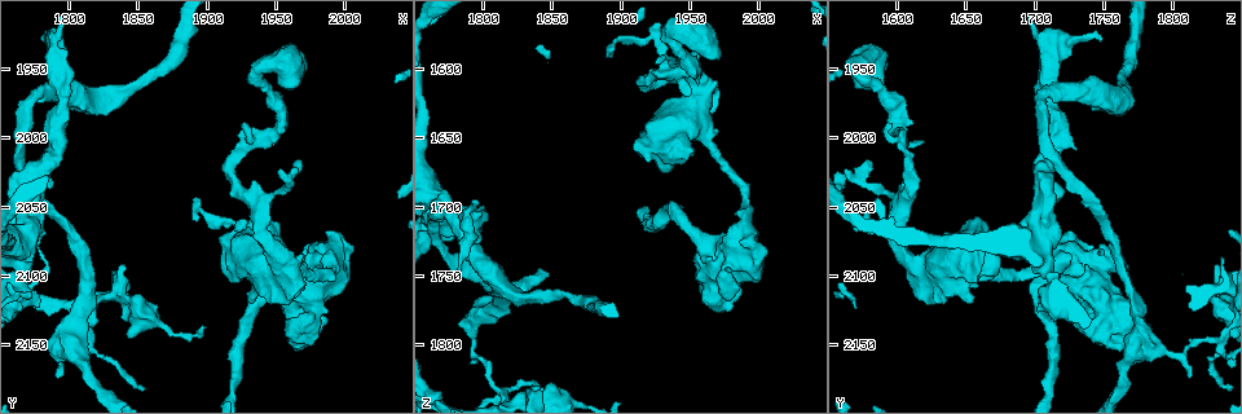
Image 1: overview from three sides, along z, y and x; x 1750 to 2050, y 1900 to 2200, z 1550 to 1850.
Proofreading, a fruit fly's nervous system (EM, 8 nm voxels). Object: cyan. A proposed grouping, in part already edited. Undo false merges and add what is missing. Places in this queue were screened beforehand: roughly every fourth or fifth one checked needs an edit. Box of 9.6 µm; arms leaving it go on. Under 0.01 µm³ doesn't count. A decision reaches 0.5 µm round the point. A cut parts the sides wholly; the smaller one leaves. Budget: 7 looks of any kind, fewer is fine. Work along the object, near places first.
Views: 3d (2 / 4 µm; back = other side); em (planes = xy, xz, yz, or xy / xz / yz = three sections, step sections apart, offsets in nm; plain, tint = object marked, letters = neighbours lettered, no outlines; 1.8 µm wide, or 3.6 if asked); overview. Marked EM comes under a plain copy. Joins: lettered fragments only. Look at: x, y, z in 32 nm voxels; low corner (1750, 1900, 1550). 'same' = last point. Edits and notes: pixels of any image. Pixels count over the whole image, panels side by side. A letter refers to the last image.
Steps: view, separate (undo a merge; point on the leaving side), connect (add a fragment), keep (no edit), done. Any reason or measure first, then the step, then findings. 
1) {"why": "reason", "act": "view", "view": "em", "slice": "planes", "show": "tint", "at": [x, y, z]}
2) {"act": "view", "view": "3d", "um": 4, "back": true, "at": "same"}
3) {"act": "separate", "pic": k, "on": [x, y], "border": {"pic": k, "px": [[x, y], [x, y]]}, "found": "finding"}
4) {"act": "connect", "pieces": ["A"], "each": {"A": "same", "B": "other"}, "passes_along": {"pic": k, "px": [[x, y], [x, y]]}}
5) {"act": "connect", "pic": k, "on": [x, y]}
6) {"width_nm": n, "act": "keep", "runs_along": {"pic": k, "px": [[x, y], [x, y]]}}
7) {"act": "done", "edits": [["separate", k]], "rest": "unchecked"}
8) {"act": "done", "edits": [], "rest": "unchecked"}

{"why": "looks like a crossing", "act": "view", "view": "em", "slice": "planes", "show": "tint", "at": [1794, 1962, 1710]}

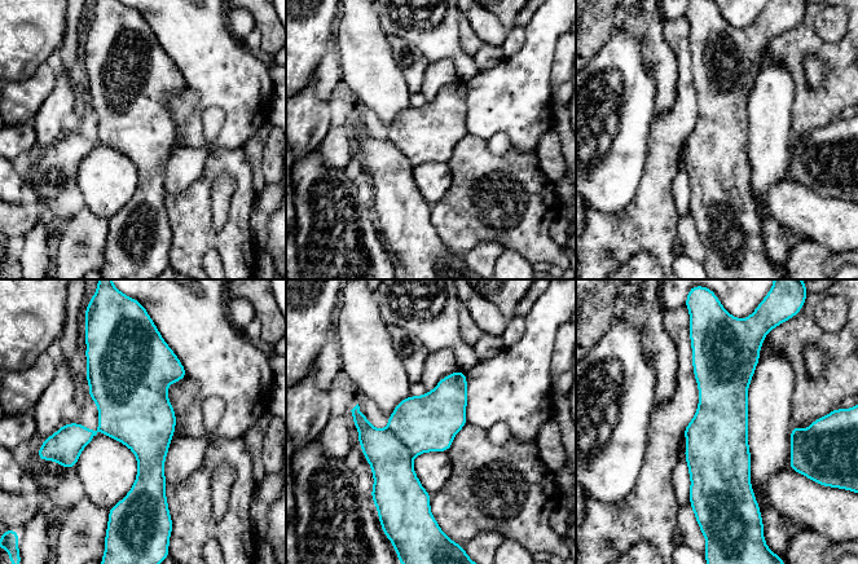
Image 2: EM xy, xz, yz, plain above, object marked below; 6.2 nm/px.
{"why": "what lies round it", "act": "view", "view": "em", "slice": "planes", "show": "letters", "at": "same"}

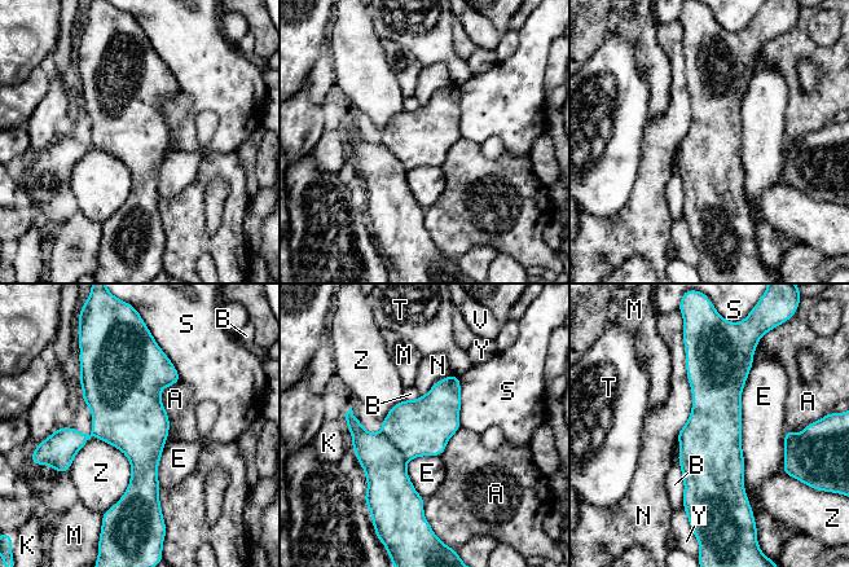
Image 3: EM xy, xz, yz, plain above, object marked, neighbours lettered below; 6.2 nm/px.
{"width_nm": 360, "act": "separate", "pic": 3, "on": [419, 427], "each": {"A": "other", "B": "other", "E": "other", "K": "other", "M": "other", "N": "other", "S": "other", "T": "other", "V": "other", "Y": "other", "Z": "other"}, "border": {"pic": 3, "px": [[381, 433], [407, 460]]}, "found": "two neurons meet here"}

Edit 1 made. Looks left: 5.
{"act": "view", "view": "em", "um": 3.6, "slice": "xz", "step": 4, "show": "tint", "at": [1968, 2106, 1732]}

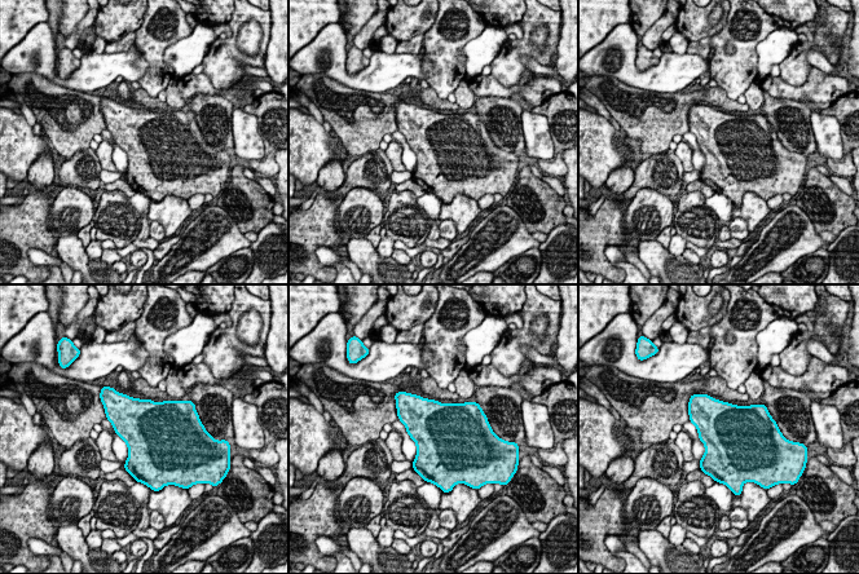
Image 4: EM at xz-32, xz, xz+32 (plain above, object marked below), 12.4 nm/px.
{"why": "another direction", "act": "view", "view": "em", "um": 3.6, "slice": "planes", "show": "letters", "at": "same"}

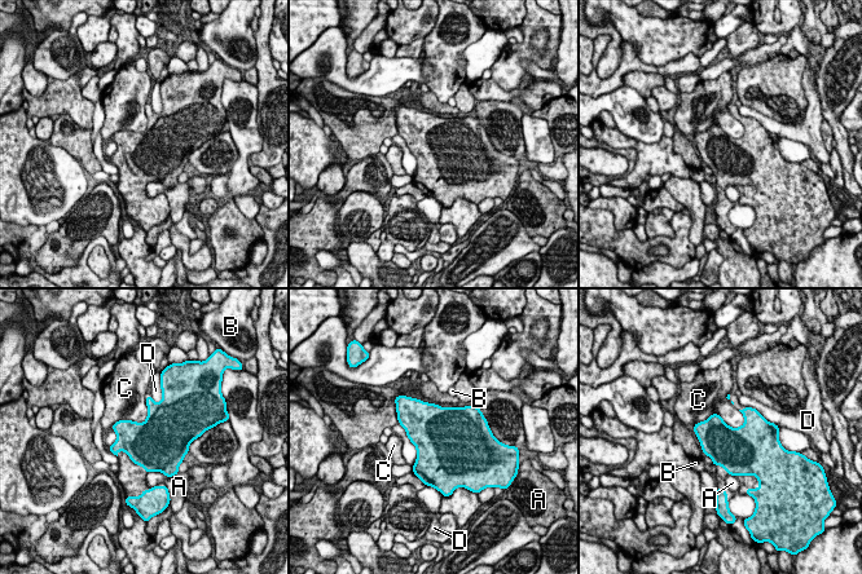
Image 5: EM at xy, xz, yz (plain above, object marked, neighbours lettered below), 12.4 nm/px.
{"act": "keep", "each": {"A": "other", "B": "other", "C": "other", "D": "other"}, "border": {"pic": 5, "px": [[744, 418], [694, 425]]}, "found": "continuous, no second neuron"}

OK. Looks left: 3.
{"act": "done", "edits": [["separate", 3]], "rest": "unchecked"}

